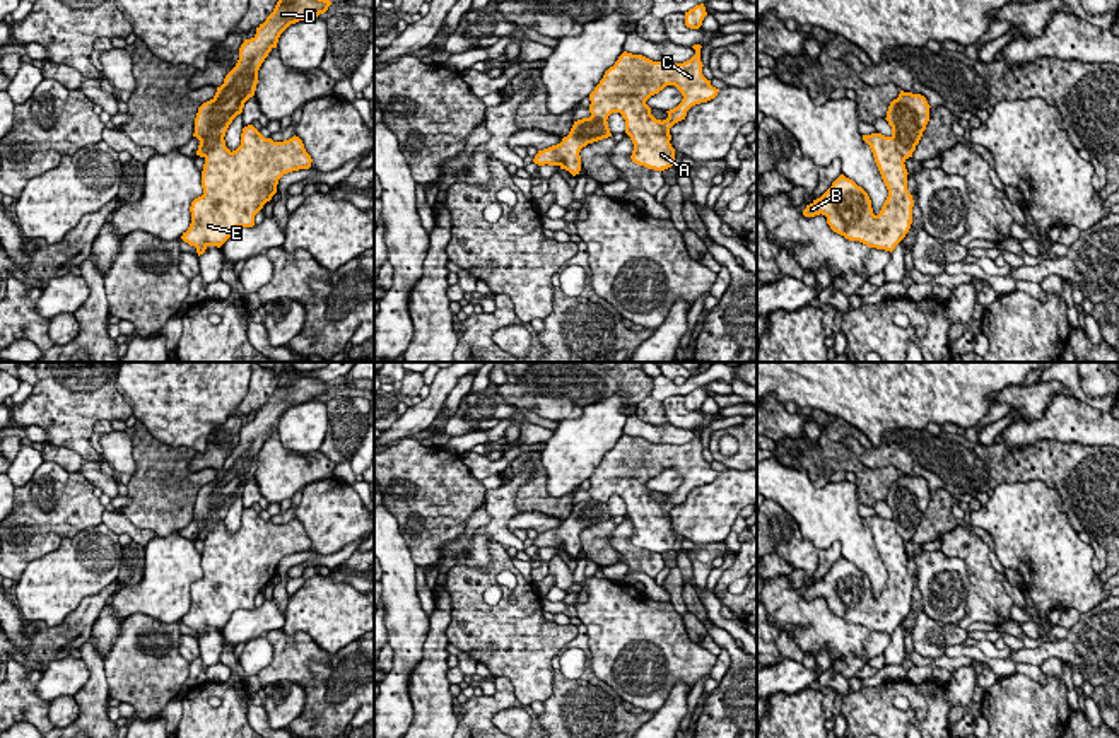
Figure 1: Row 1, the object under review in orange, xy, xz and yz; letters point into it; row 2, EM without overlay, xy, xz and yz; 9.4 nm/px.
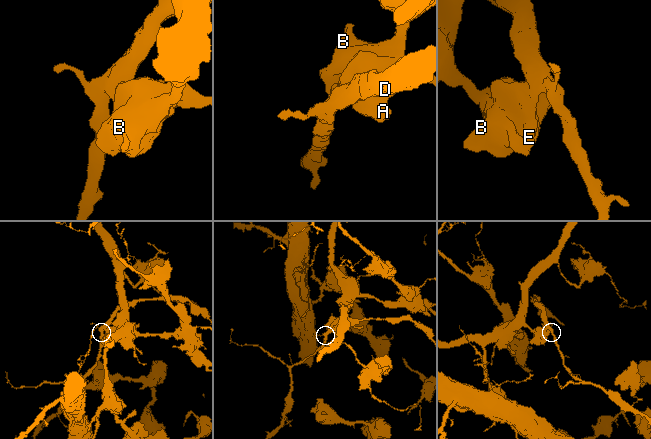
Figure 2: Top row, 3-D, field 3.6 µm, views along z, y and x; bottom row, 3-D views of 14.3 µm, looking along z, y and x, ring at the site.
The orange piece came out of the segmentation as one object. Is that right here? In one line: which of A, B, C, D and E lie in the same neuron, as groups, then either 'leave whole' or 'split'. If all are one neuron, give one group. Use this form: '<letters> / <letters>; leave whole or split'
A B C E / D; split

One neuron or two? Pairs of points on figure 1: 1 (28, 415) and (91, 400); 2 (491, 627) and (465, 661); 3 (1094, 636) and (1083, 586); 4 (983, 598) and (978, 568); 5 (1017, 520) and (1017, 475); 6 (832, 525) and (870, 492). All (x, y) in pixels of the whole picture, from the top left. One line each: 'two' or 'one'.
1: one
2: two
3: two
4: one
5: two
6: two

